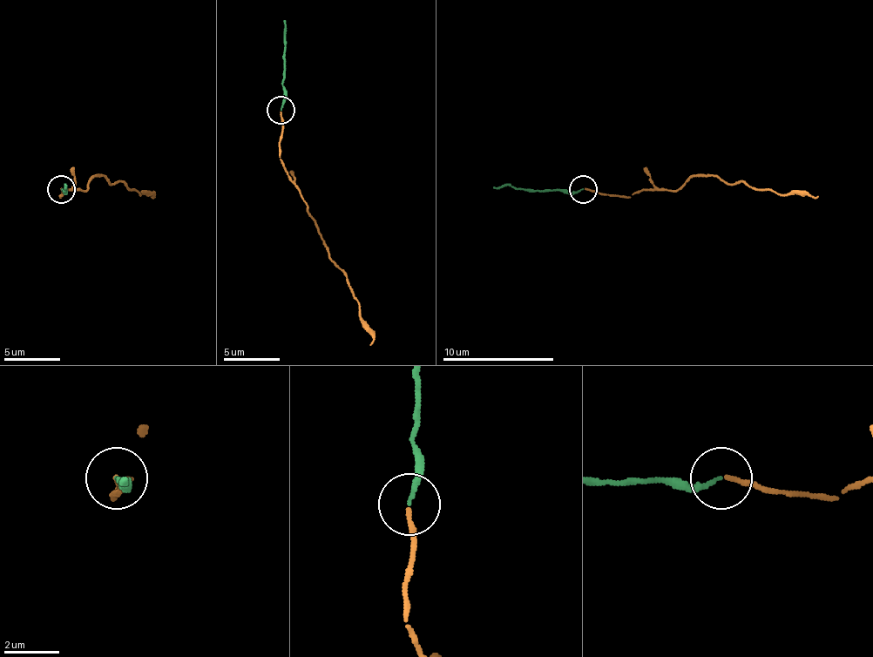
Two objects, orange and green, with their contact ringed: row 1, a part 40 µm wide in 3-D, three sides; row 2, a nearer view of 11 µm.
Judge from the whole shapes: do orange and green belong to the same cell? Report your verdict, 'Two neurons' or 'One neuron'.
One neuron

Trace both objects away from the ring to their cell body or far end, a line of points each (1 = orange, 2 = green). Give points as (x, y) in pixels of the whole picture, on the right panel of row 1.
1: (584, 188), (631, 197), (648, 191), (679, 191), (698, 177), (746, 183), (776, 193), (818, 197)
2: (584, 188), (525, 191), (494, 186)

